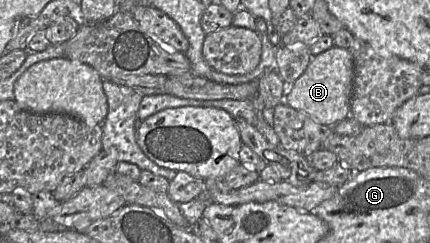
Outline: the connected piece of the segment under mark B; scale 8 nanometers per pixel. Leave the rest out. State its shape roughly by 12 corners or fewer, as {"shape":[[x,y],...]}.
{"shape":[[312,57],[284,103],[331,127],[350,117],[354,57]]}

